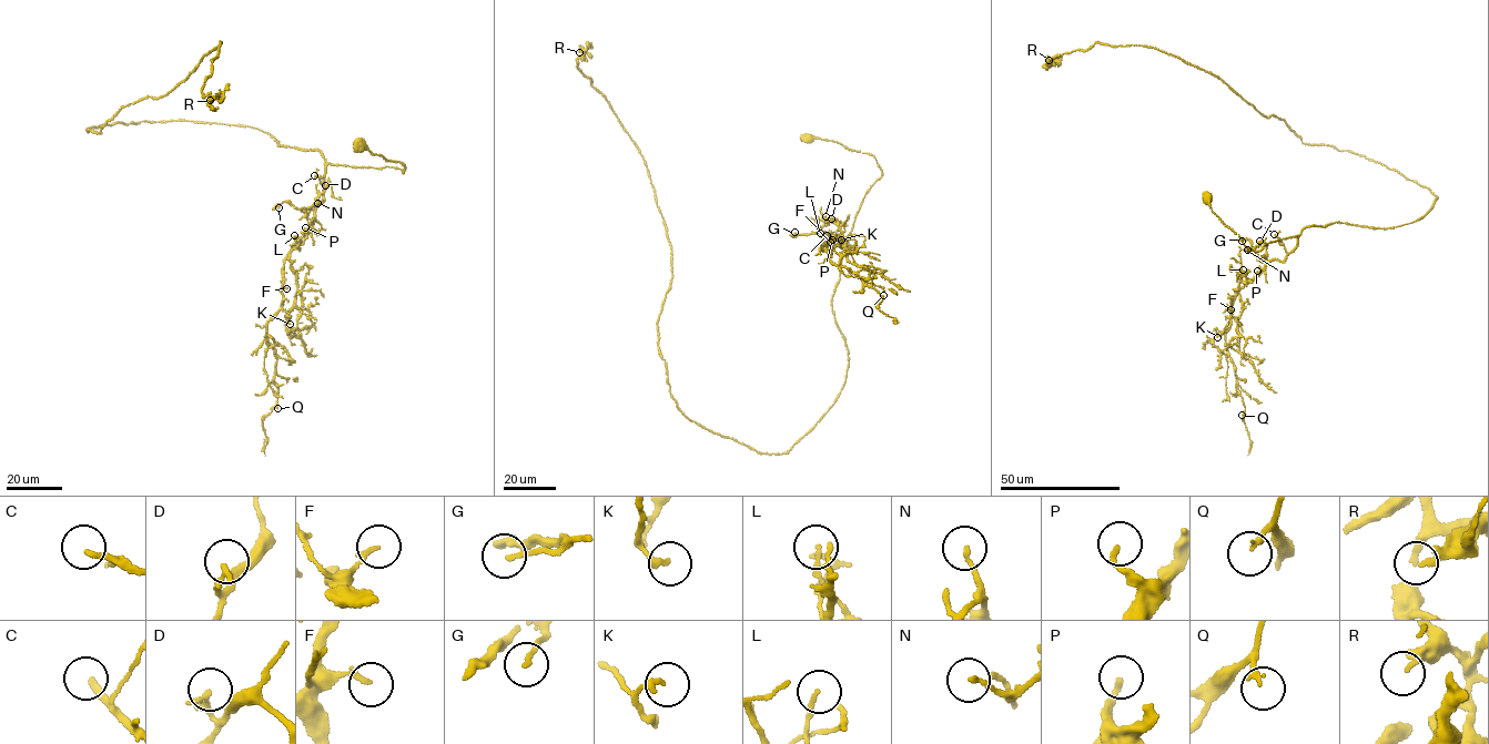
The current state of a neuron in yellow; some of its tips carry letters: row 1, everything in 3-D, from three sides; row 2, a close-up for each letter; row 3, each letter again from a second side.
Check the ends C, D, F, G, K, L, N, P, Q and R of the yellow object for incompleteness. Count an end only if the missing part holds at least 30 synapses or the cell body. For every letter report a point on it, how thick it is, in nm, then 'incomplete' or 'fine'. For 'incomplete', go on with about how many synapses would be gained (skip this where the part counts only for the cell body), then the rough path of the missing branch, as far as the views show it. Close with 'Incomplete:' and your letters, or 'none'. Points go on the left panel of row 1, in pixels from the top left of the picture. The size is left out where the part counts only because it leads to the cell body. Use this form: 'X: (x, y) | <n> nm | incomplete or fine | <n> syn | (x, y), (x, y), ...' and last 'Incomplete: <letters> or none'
C: (314, 175) | 200 nm | incomplete | 180 syn | (314, 175), (303, 165), (294, 123), (325, 122)
D: (325, 185) | 200 nm | fine
F: (286, 288) | 150 nm | fine
G: (279, 207) | 160 nm | fine
K: (290, 324) | 200 nm | fine
L: (294, 235) | 130 nm | fine
N: (317, 203) | 140 nm | fine
P: (305, 227) | 180 nm | fine
Q: (277, 408) | 130 nm | fine
R: (210, 100) | 200 nm | fine
Incomplete: C

